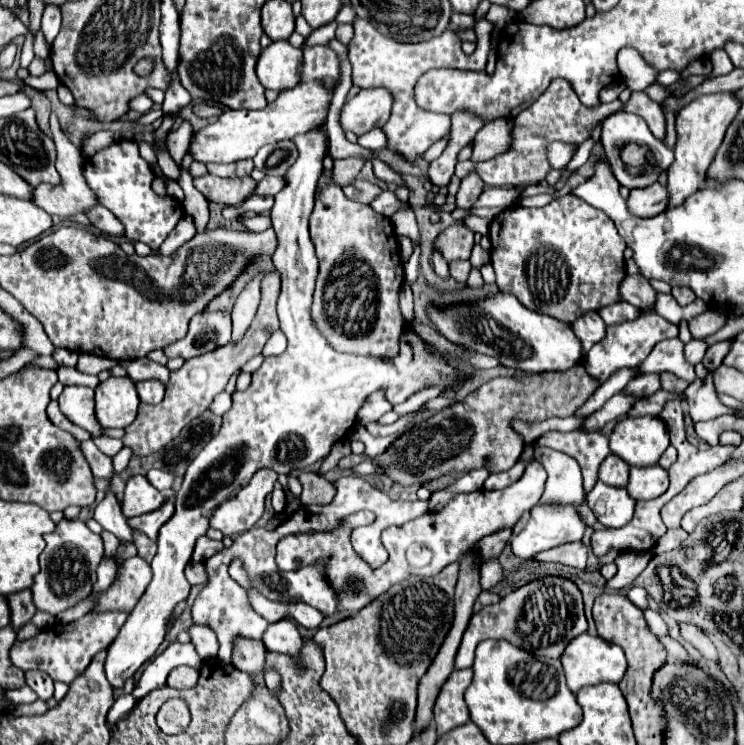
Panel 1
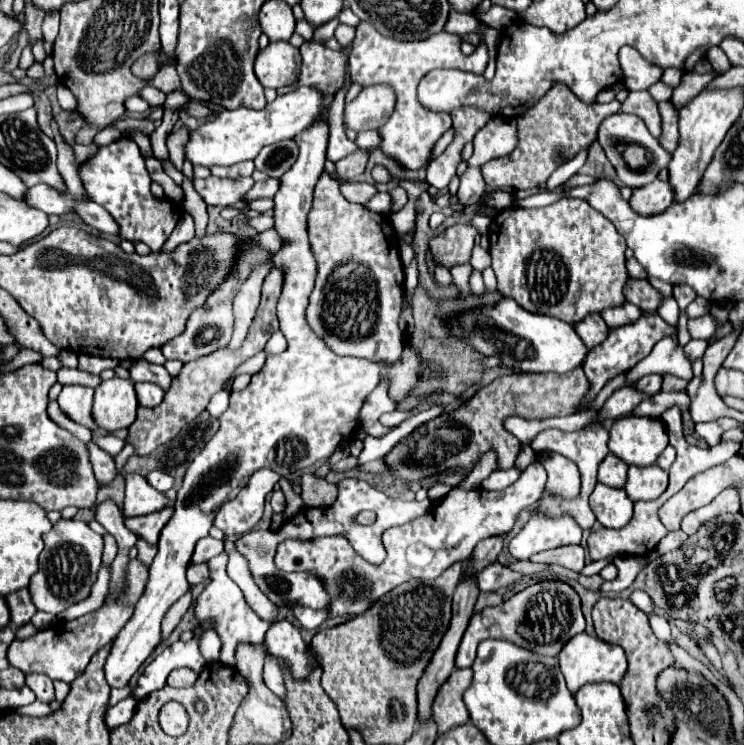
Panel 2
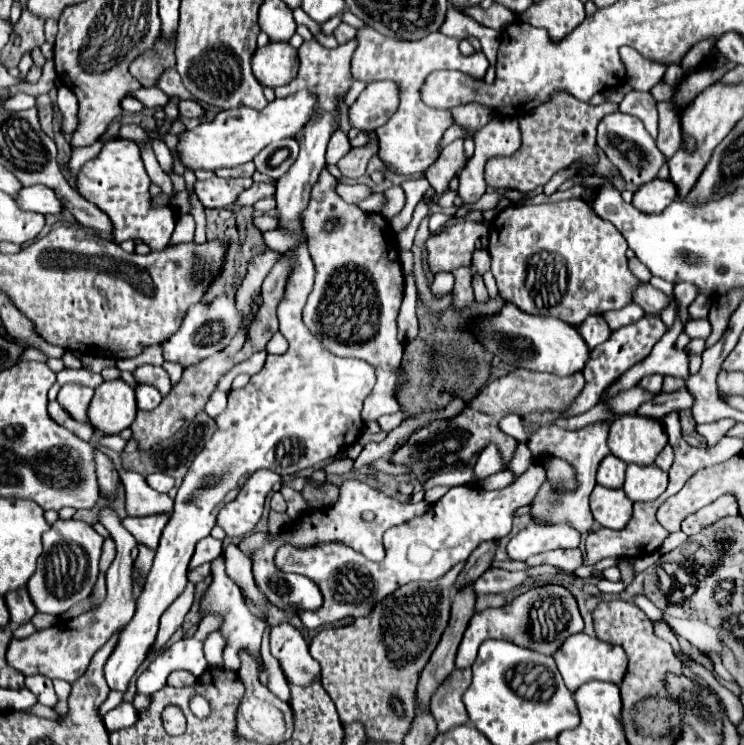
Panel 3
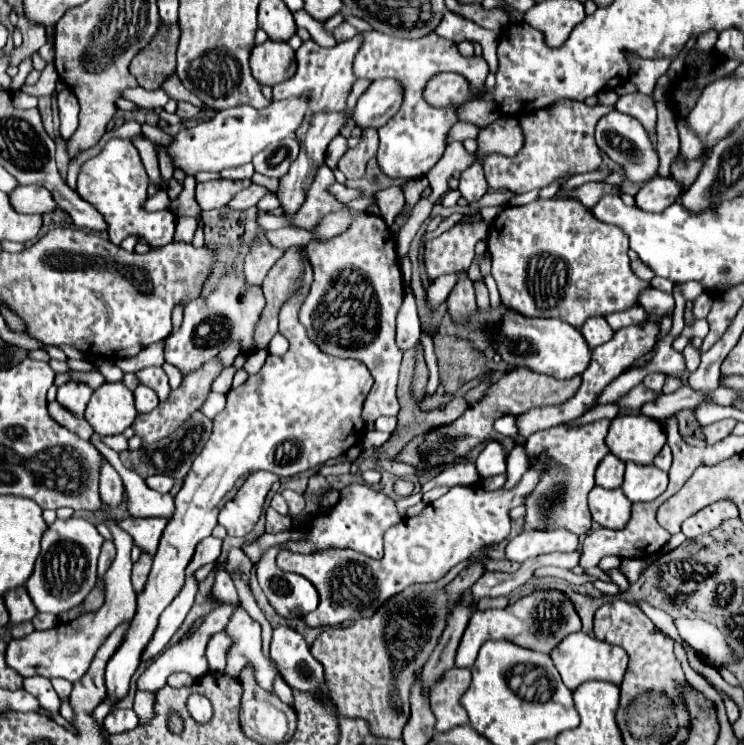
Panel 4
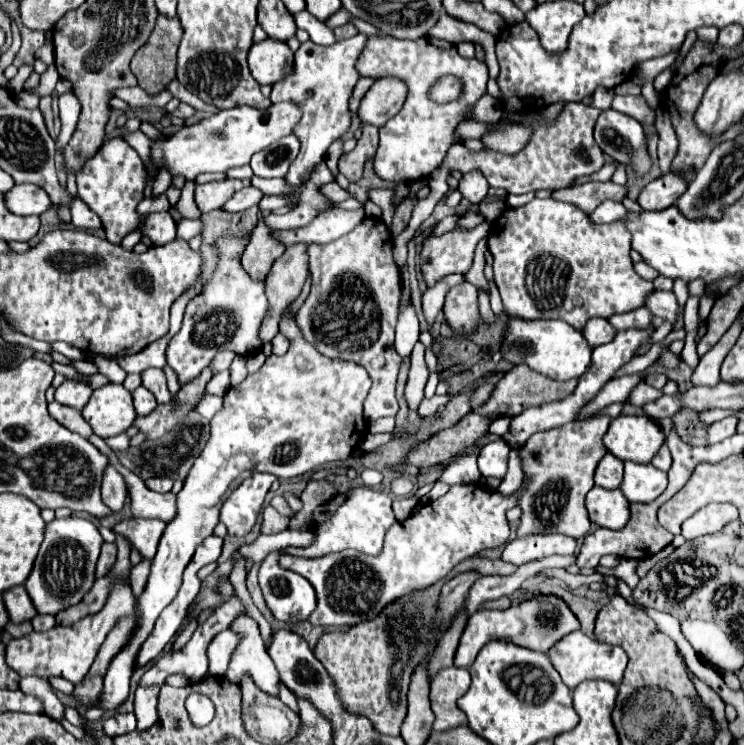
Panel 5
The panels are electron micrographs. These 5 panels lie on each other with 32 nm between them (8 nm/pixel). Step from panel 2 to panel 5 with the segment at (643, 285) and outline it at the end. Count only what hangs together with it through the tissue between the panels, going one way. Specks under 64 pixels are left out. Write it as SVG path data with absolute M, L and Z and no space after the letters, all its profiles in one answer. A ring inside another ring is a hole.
M652 290L648 296L646 296L646 308L662 318L662 320L670 320L674 322L674 316L676 316L676 308L678 308L678 302L676 302L676 296L674 292L660 292L660 290Z

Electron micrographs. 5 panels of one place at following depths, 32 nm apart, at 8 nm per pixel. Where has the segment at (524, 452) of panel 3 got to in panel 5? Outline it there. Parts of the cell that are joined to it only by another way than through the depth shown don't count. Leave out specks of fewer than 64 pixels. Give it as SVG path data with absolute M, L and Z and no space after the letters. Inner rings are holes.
M512 448L510 450L510 458L508 458L508 472L504 476L504 482L500 484L500 494L512 494L518 490L520 482L522 482L522 456L520 456L520 448Z

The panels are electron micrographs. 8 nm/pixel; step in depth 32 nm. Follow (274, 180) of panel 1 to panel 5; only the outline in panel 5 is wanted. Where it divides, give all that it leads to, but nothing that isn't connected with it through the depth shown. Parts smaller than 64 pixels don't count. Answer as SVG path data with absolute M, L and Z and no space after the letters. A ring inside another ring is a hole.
M248 186L248 188L236 192L236 194L228 200L228 204L224 204L224 210L228 210L228 212L242 212L242 210L248 210L250 206L258 204L262 196L264 196L264 194L262 194L258 188Z

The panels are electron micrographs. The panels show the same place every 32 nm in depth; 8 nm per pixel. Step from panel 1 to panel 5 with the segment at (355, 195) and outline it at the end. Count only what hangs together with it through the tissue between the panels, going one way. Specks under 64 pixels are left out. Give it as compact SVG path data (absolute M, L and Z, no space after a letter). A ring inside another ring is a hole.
M330 182L330 184L326 184L326 186L324 186L324 194L326 194L328 198L332 198L334 202L344 202L344 200L352 198L350 190L344 190L338 182Z

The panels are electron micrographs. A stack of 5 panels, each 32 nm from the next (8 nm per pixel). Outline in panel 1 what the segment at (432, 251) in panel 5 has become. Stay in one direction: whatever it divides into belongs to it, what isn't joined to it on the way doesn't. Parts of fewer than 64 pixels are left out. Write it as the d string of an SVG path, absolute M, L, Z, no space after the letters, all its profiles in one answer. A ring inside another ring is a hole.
M454 224L454 226L446 228L436 238L434 244L448 262L454 258L470 258L470 252L474 246L474 232L464 228L462 224Z

